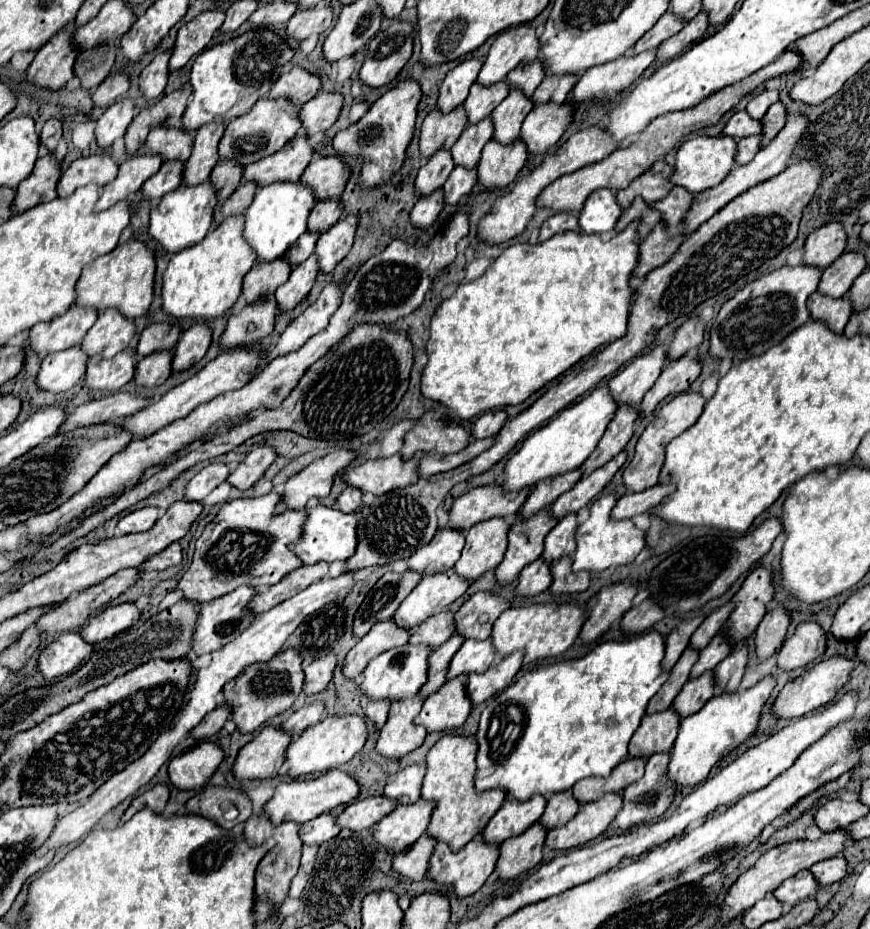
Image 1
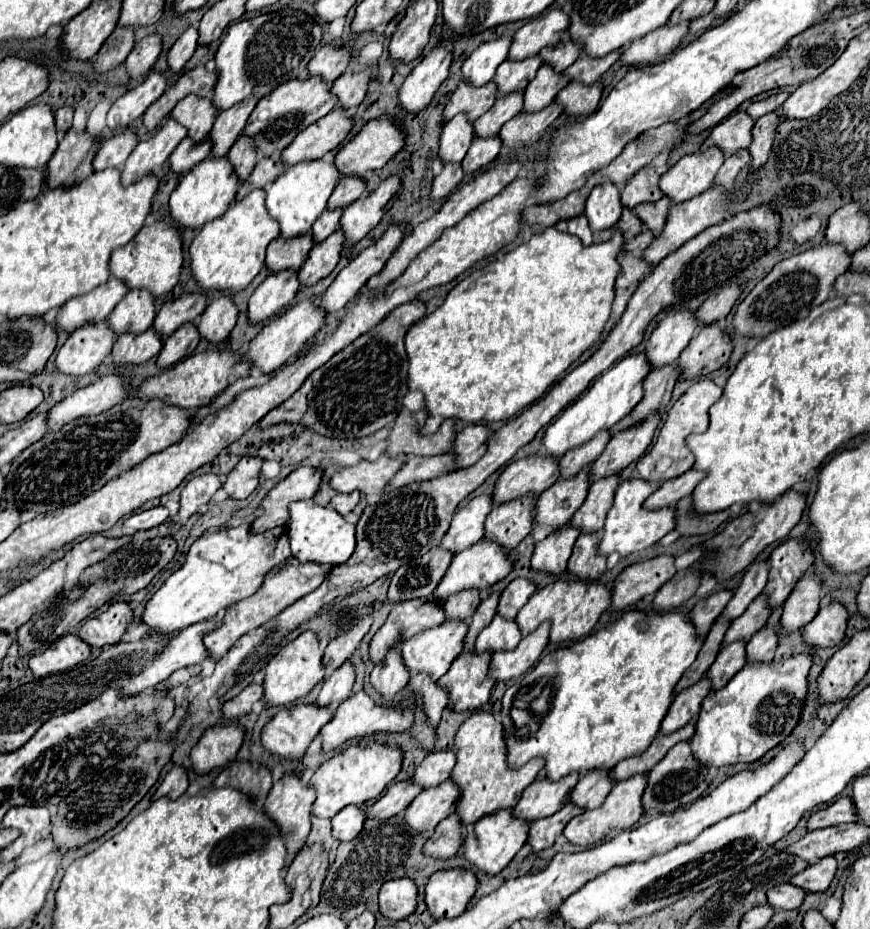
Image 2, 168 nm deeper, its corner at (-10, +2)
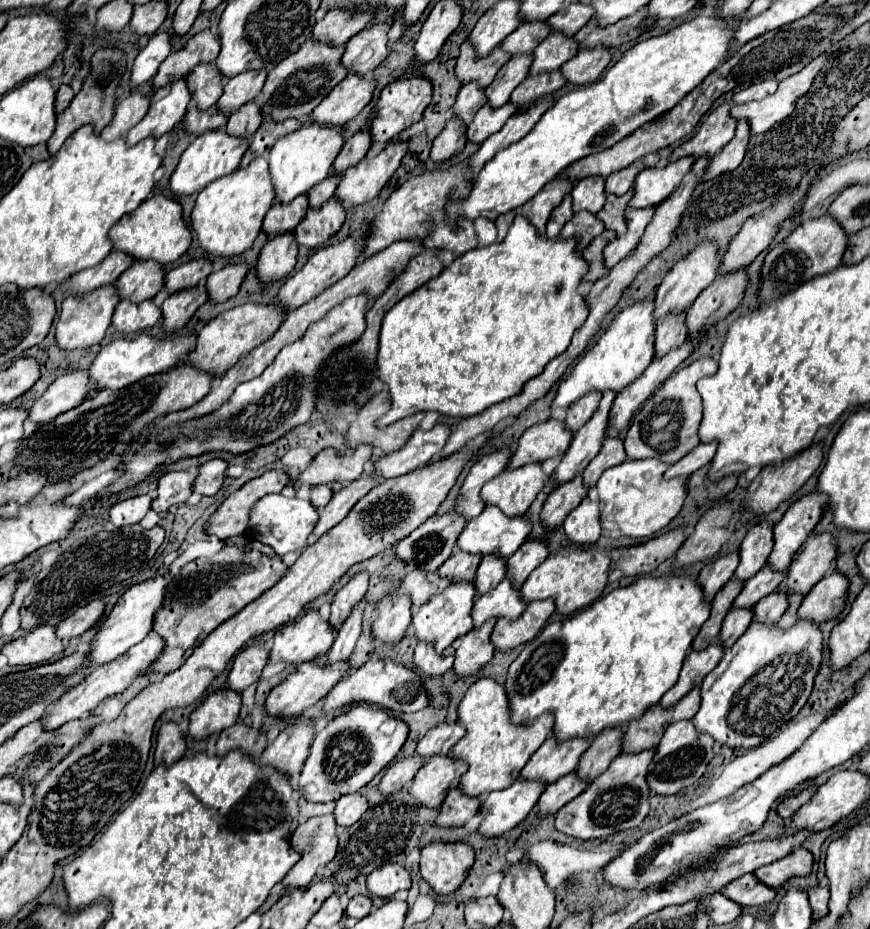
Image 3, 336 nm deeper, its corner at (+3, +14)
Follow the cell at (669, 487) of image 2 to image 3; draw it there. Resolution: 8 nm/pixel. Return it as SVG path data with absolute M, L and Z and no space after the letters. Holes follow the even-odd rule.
M716 440L714 442L708 442L708 444L698 444L692 452L688 452L682 460L678 460L676 464L672 464L668 468L668 472L664 474L664 478L676 478L676 476L690 476L692 472L696 472L698 468L706 466L712 456L716 454Z

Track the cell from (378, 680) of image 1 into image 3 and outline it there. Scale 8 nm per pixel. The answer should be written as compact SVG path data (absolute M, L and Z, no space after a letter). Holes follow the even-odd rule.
M464 580L464 582L454 582L450 584L444 592L432 596L426 604L422 604L414 614L412 614L412 624L410 630L418 636L420 642L432 642L438 652L448 648L458 636L470 632L474 628L472 624L472 604L476 600L476 590L474 590L474 580Z

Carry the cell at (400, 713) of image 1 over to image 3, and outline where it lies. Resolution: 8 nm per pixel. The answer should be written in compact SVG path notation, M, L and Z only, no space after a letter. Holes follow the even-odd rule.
M418 644L414 652L414 662L428 676L442 676L448 668L452 668L452 656L442 656L430 644Z

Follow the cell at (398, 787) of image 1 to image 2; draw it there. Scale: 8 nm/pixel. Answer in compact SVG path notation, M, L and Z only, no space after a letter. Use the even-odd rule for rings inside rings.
M439 750L427 754L427 758L417 766L411 782L419 784L421 788L431 788L441 782L445 782L451 776L451 770L455 766L455 754L453 750Z

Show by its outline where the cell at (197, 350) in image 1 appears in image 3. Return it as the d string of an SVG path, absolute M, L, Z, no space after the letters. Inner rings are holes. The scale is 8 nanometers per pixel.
M246 262L228 264L222 270L212 272L208 276L208 282L206 282L210 298L214 302L226 302L230 296L234 296L238 292L246 274L248 274L248 264Z

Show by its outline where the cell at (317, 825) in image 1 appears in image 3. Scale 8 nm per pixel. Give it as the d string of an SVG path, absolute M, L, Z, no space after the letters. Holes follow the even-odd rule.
M346 794L336 802L334 816L338 826L352 826L366 812L368 802L362 794Z

